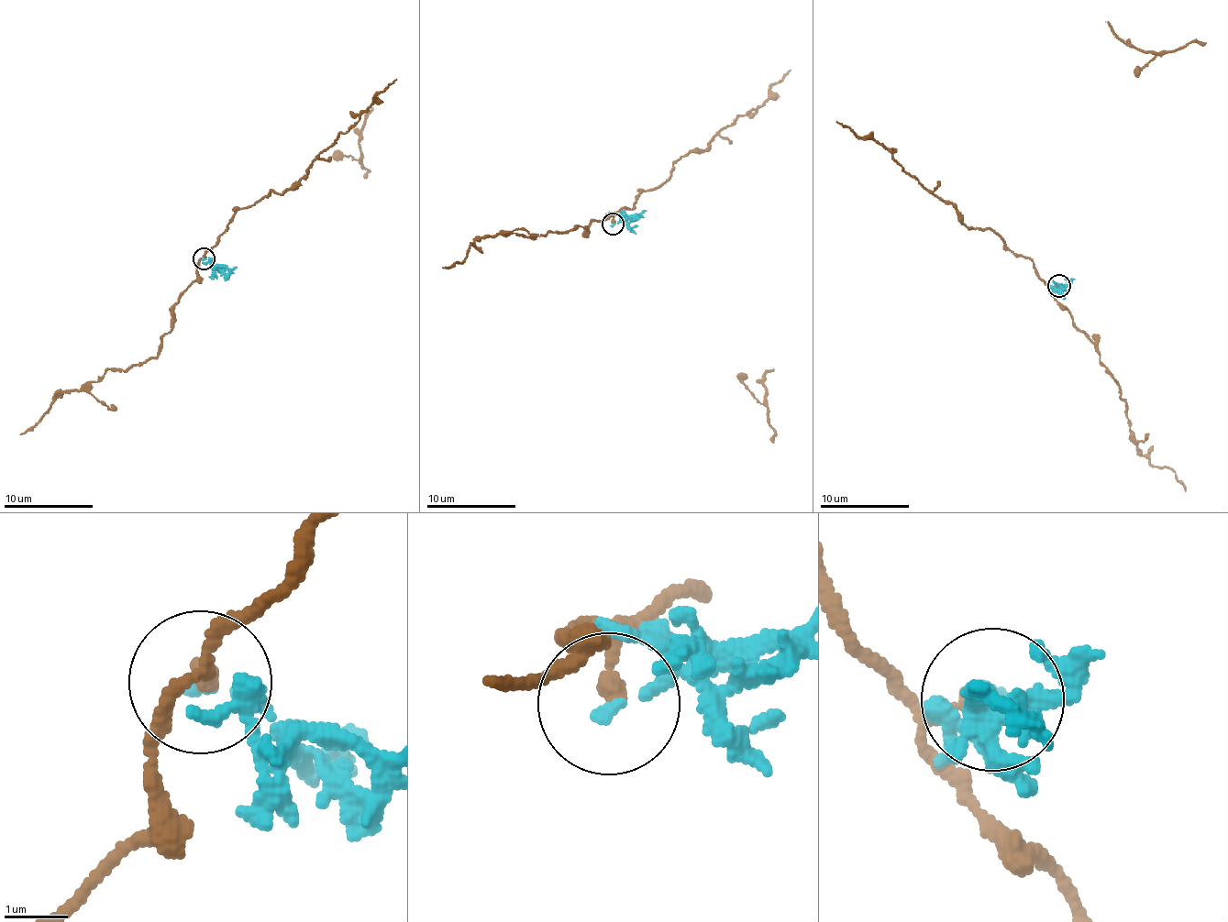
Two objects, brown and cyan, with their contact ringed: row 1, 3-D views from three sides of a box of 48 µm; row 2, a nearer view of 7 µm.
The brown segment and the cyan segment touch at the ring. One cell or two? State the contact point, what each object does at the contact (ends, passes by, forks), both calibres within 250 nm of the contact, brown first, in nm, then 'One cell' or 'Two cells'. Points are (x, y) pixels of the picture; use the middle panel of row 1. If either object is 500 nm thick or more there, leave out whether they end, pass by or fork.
Place: (613, 224). At the ring brown ends. At the ring cyan ends. Thickness 260 nm (brown) against 180 nm. Two cells

